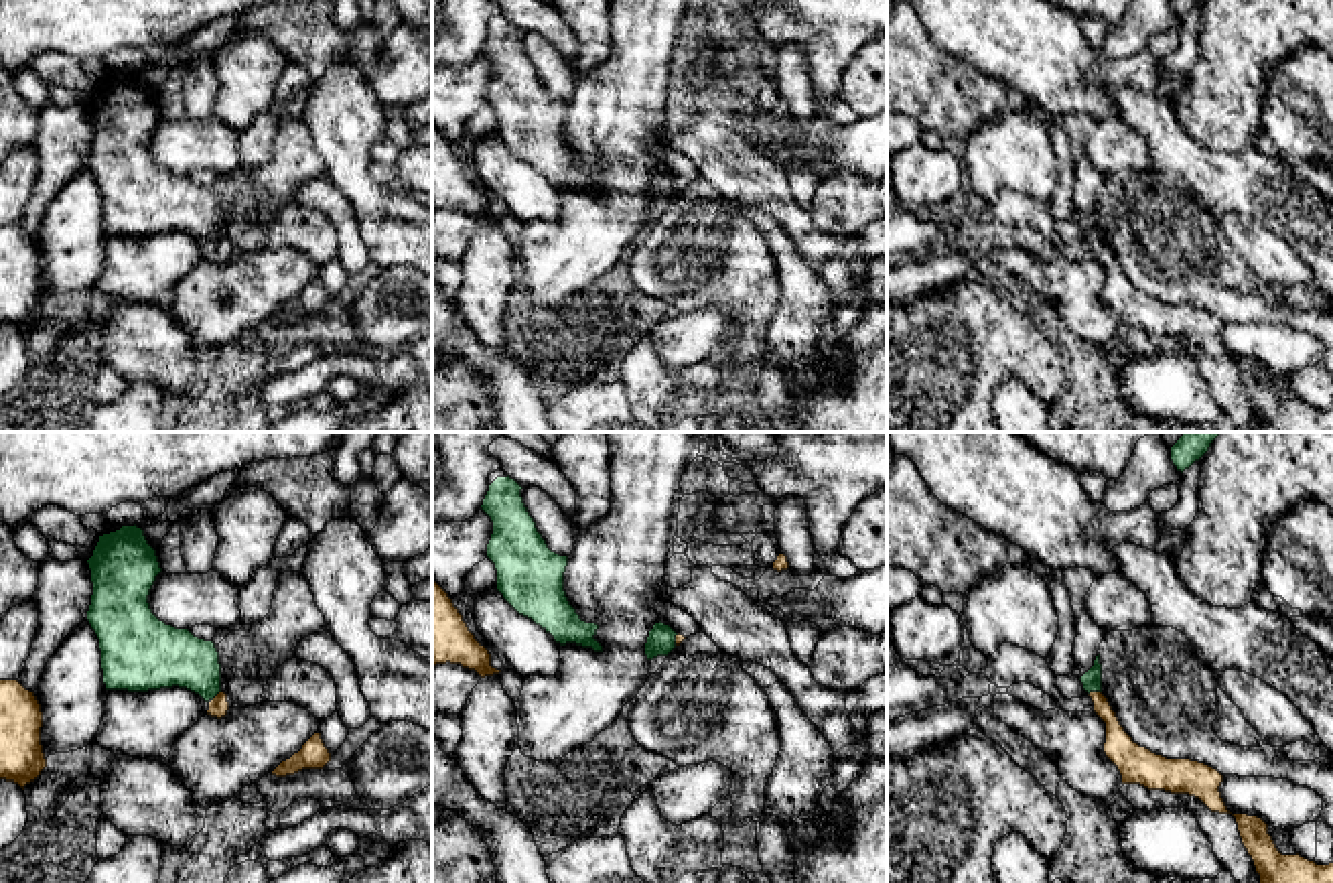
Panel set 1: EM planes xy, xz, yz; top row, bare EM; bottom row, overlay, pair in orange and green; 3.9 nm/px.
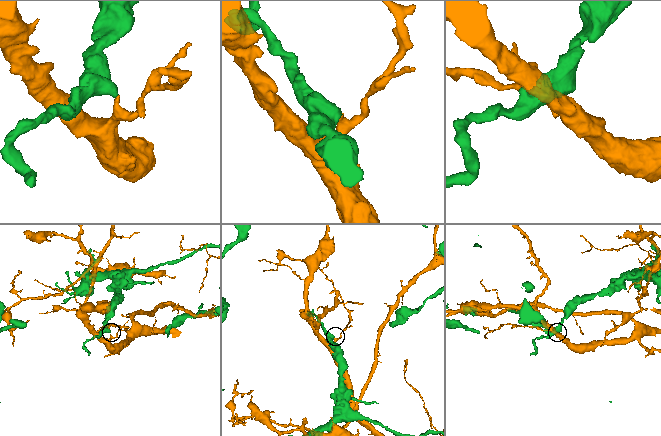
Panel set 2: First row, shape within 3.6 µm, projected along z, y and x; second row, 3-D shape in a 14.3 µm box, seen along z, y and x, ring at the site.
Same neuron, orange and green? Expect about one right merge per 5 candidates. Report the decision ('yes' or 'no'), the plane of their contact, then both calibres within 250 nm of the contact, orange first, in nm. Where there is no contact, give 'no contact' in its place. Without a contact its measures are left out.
no; contact in yz; calibres 120 and 80 nm

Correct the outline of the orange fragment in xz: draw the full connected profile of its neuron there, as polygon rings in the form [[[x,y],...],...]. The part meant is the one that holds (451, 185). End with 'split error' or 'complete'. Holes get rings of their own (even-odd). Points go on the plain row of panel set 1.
[[[432,124],[432,209],[461,209],[481,223],[499,219],[491,199],[469,177],[448,138]]] | complete

